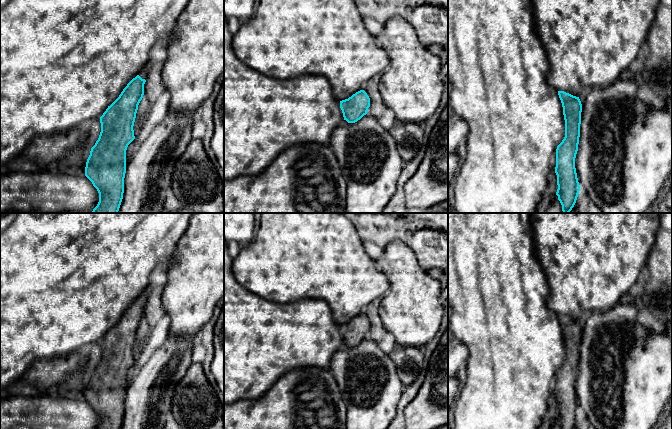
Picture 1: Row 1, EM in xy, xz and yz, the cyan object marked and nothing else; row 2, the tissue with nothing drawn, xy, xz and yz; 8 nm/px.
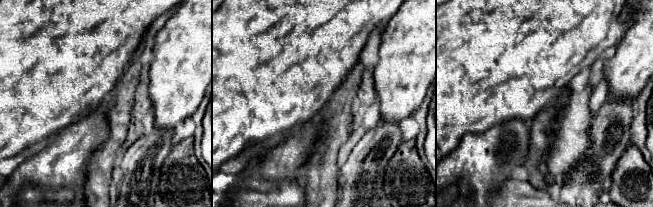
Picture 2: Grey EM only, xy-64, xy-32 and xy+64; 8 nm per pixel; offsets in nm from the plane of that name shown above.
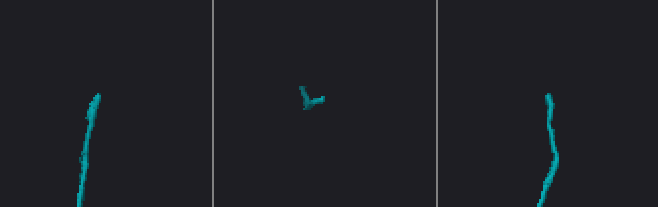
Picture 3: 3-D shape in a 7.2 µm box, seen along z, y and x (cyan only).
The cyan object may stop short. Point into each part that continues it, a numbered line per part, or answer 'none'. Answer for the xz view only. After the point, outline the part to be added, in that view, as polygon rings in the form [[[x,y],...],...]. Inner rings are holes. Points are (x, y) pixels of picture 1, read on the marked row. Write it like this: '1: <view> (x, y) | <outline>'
none

